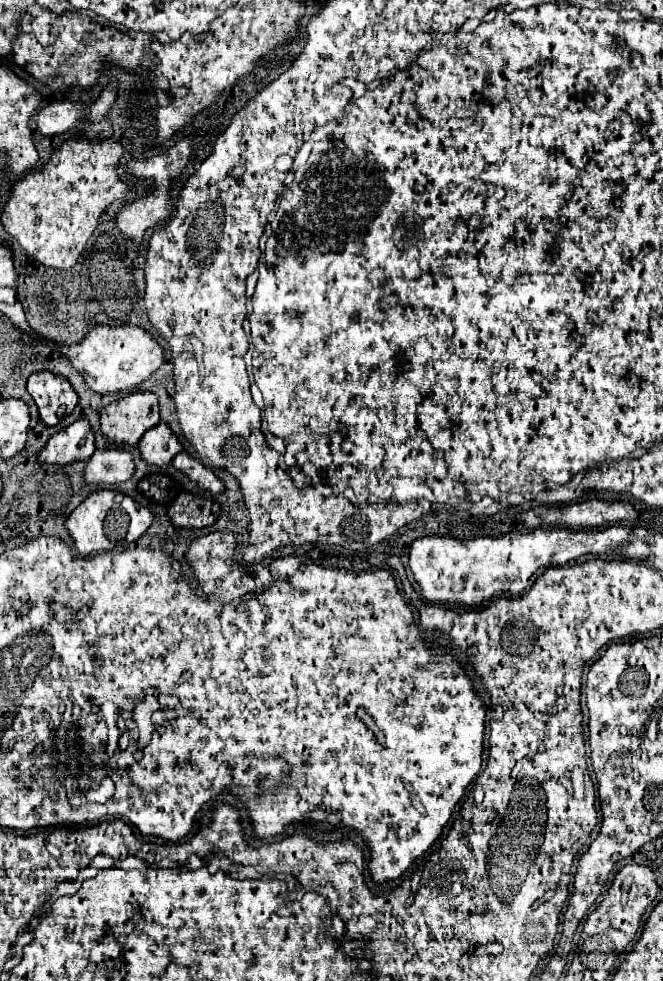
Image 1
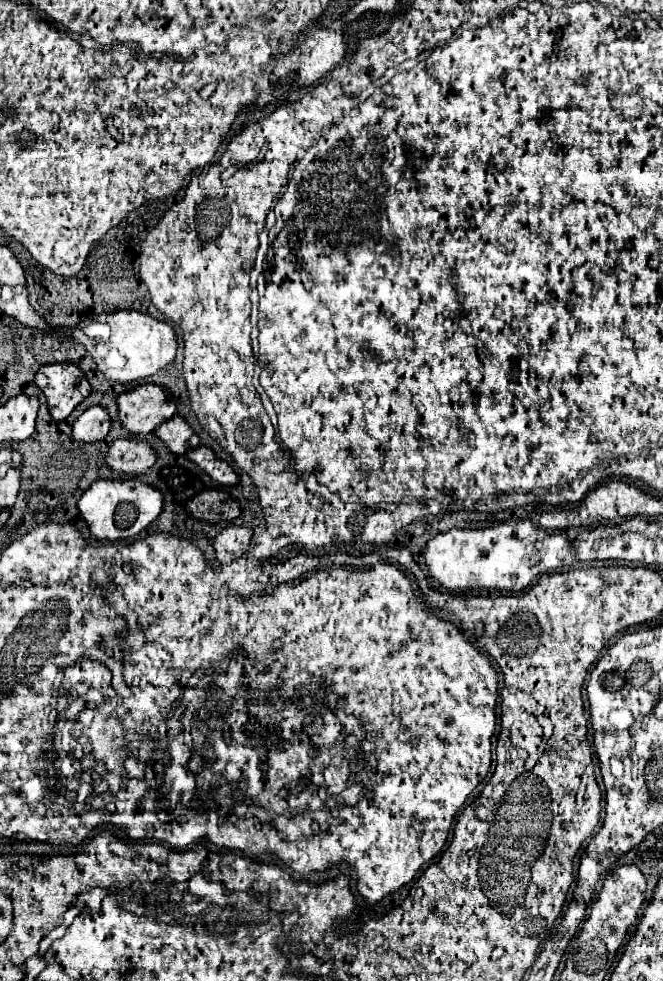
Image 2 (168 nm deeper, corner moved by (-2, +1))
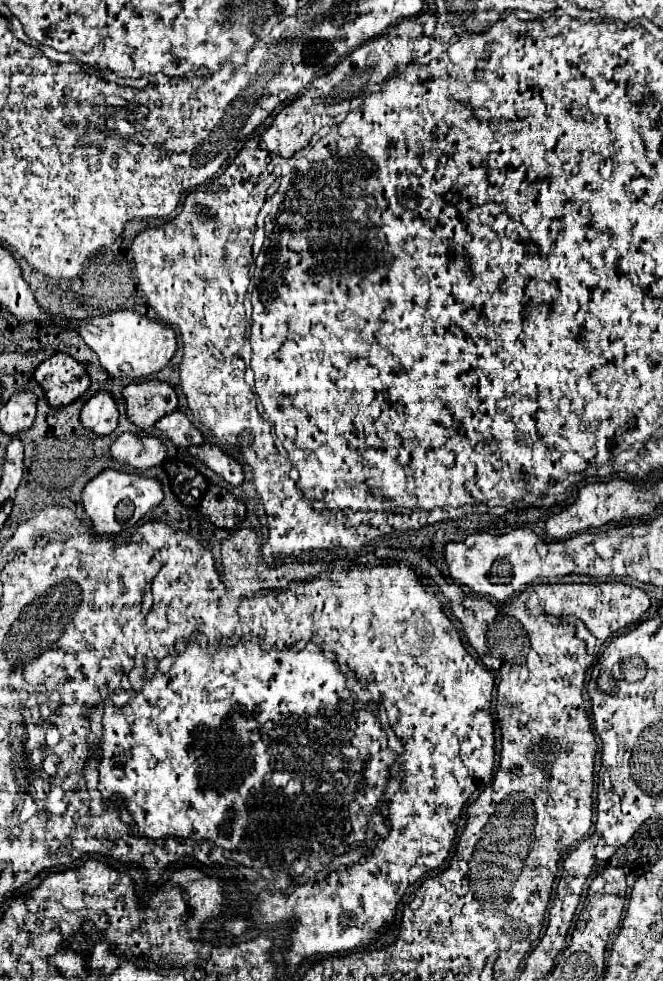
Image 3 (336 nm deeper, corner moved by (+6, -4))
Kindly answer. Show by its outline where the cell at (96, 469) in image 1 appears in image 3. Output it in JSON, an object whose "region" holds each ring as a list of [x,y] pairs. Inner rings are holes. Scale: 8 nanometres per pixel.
{"region":[[[124,432],[112,444],[114,460],[130,464],[136,470],[158,466],[166,458],[166,446],[154,436],[138,436]]]}

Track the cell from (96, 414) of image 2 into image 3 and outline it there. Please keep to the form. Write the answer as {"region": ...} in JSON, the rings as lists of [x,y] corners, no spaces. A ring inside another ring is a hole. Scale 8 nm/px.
{"region":[[[100,390],[84,404],[82,414],[80,414],[80,422],[84,428],[104,436],[104,434],[110,434],[116,430],[118,416],[120,414],[118,414],[118,406],[116,406],[114,396],[106,390]]]}

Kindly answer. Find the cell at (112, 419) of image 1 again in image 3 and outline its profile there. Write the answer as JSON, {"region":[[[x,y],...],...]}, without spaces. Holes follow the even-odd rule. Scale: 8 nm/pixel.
{"region":[[[160,380],[130,384],[124,388],[124,398],[128,406],[128,420],[140,428],[154,426],[162,416],[172,414],[178,406],[174,388]]]}

